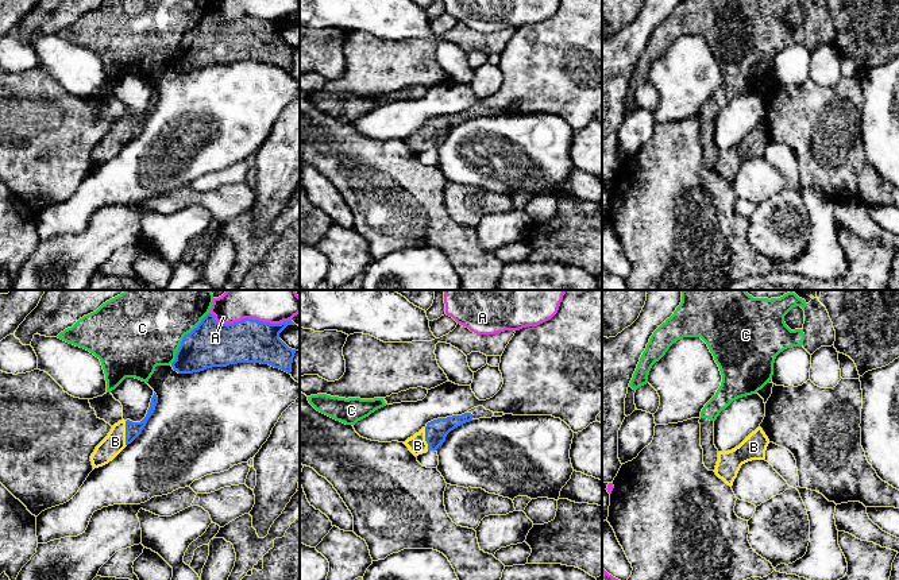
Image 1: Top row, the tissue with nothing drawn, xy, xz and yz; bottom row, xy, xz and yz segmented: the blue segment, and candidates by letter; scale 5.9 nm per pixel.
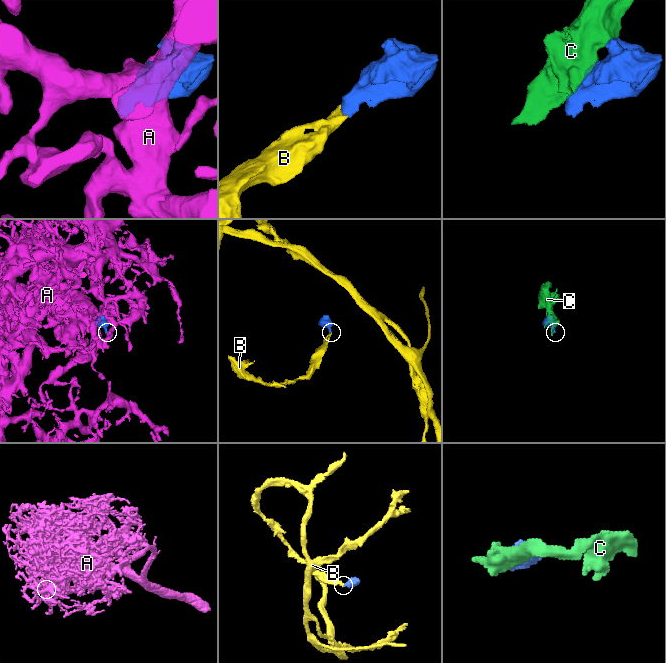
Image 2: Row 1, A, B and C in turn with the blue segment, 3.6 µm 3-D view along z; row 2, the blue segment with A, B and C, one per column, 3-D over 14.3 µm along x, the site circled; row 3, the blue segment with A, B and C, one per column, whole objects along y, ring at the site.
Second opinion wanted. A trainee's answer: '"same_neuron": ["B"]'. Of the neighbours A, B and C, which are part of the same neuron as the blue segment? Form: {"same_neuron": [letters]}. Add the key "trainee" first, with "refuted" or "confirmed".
{"trainee": "confirmed", "same_neuron": ["B"]}

